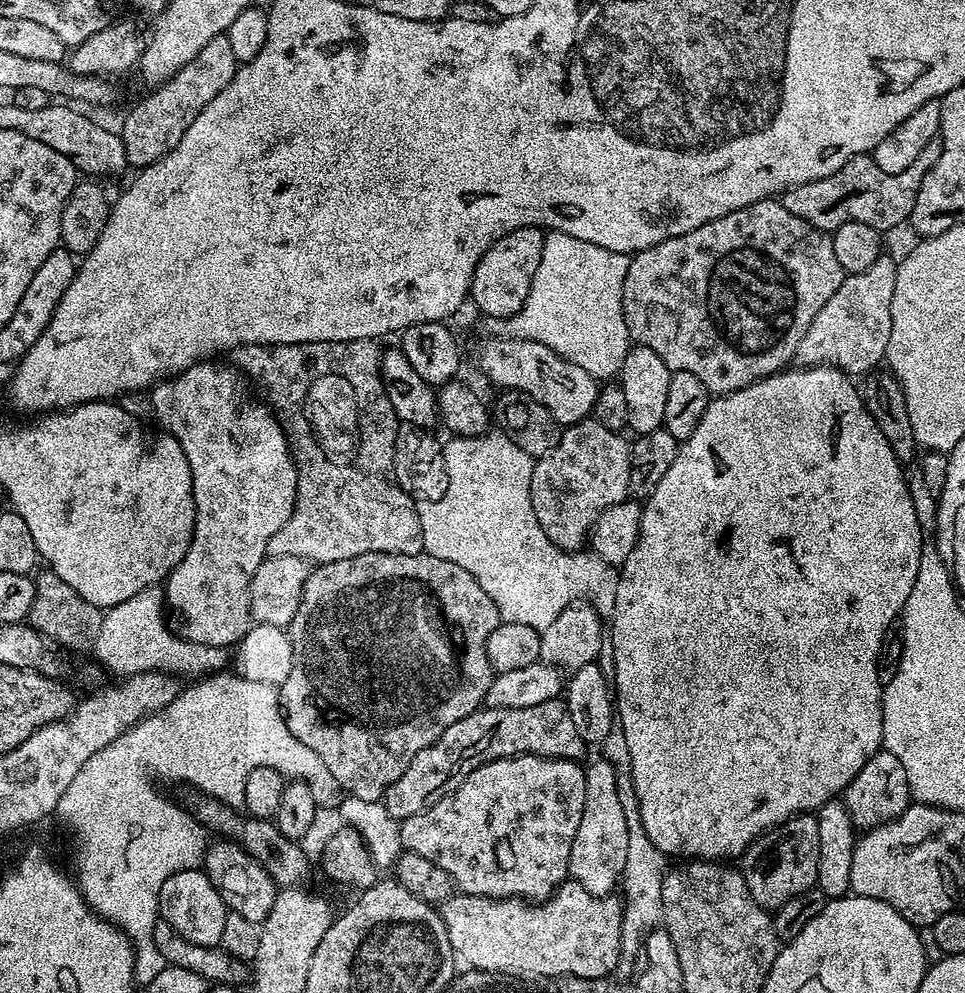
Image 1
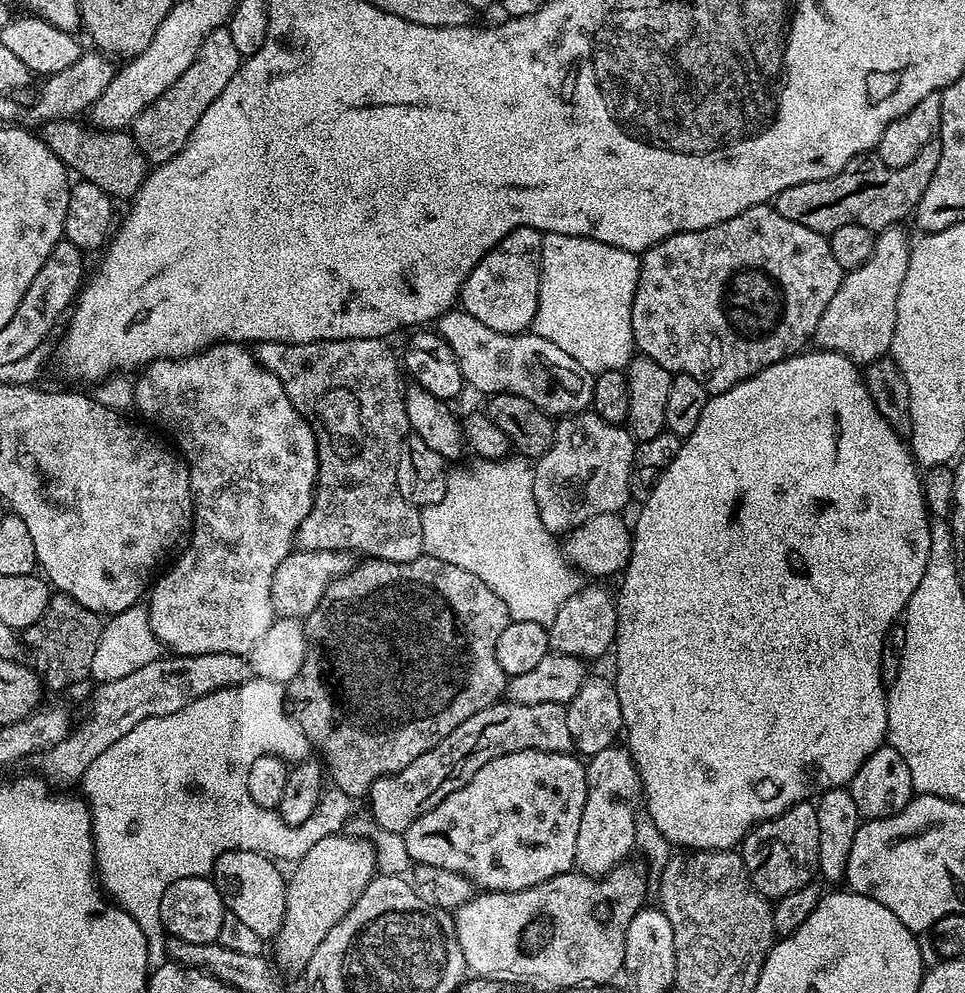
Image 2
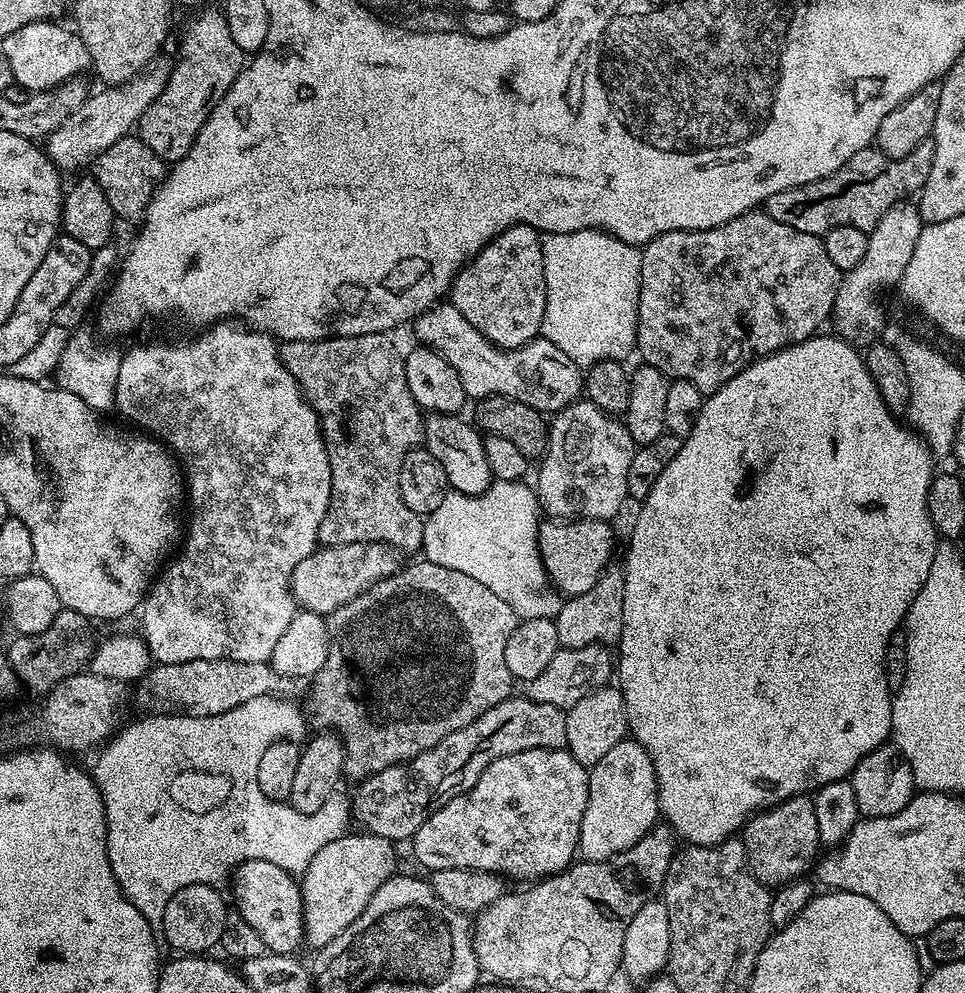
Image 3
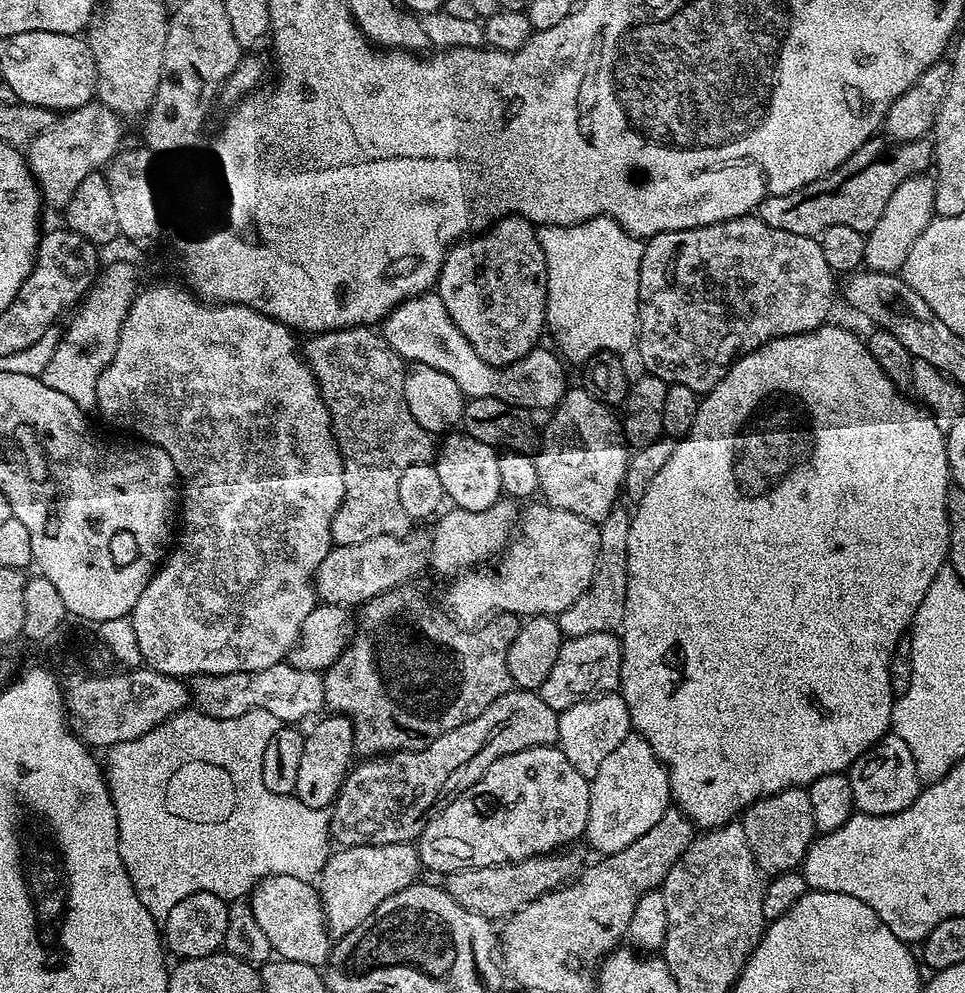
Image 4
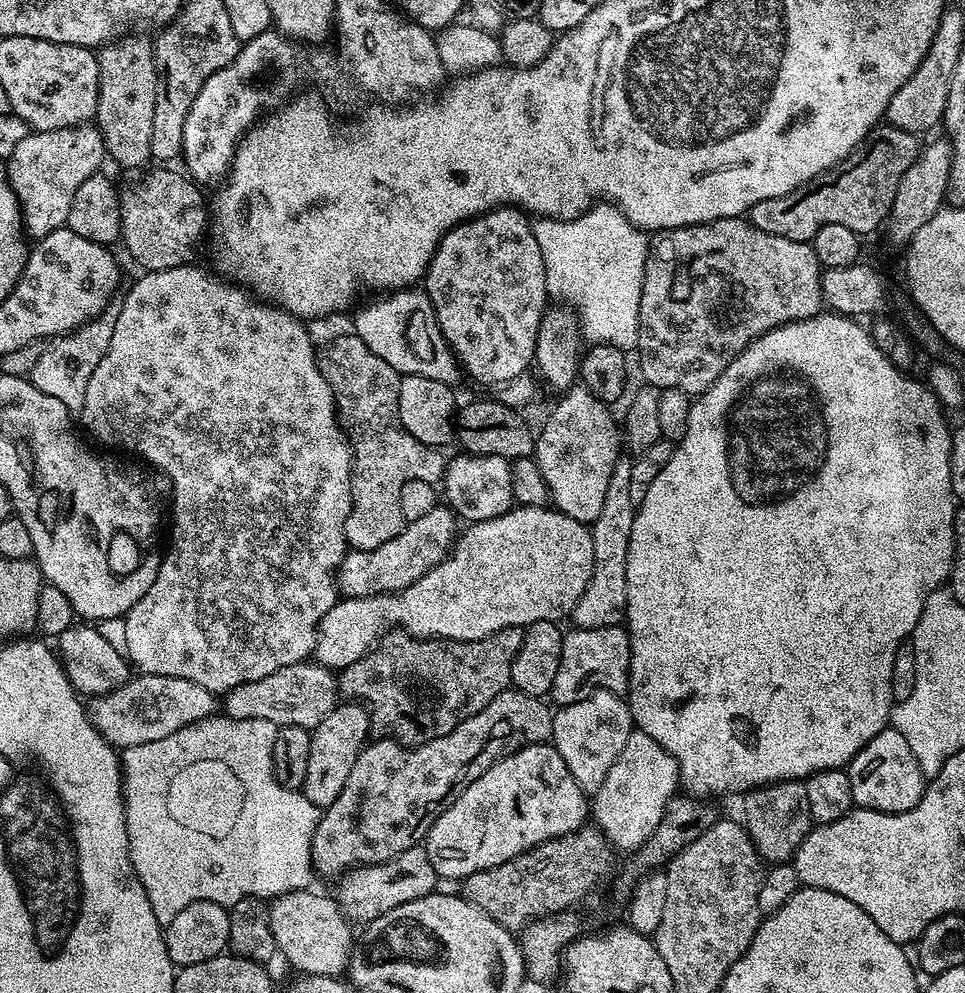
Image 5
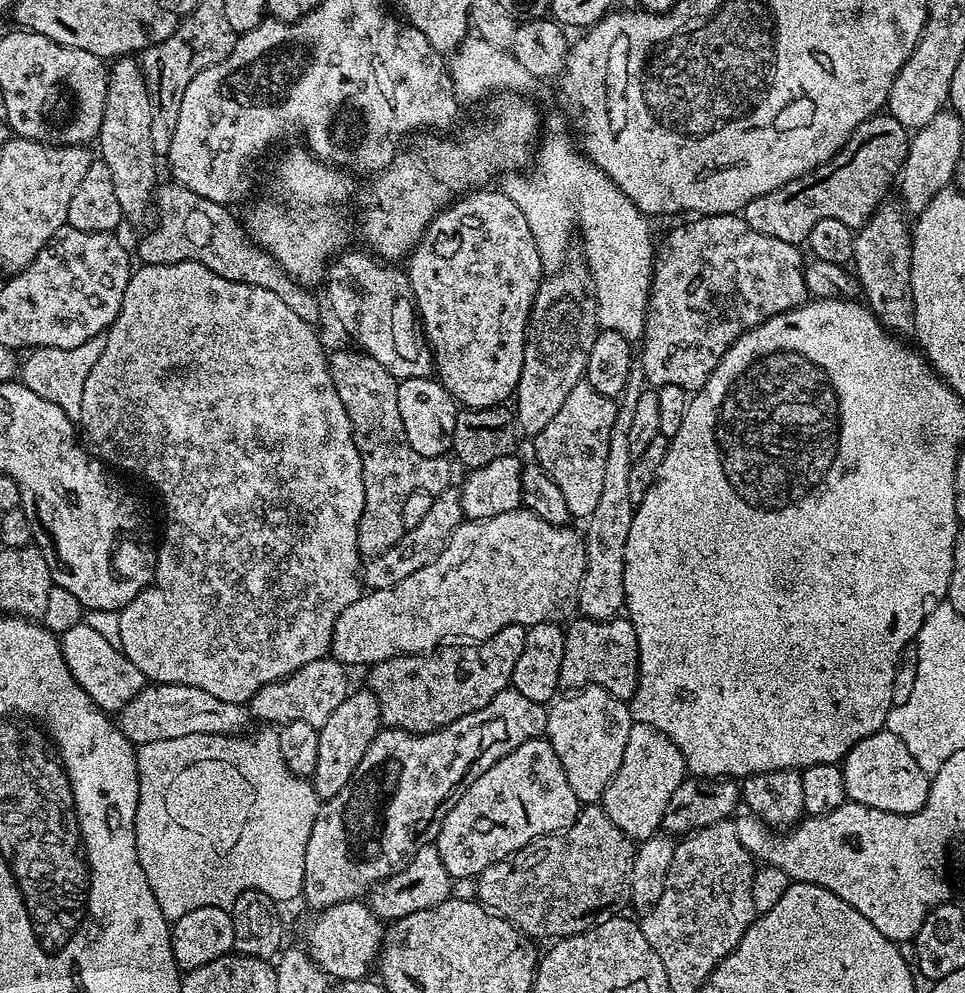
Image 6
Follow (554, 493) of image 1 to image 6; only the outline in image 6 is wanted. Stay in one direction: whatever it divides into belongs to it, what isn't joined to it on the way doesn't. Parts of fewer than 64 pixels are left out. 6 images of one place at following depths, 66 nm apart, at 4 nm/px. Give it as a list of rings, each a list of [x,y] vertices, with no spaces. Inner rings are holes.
[[[582,382],[570,390],[566,402],[558,409],[558,414],[546,422],[546,426],[534,437],[536,444],[535,463],[539,464],[562,490],[566,498],[569,517],[587,521],[598,507],[598,497],[602,495],[602,478],[606,475],[606,454],[610,450],[610,430],[616,421],[616,400],[598,394],[587,382]]]

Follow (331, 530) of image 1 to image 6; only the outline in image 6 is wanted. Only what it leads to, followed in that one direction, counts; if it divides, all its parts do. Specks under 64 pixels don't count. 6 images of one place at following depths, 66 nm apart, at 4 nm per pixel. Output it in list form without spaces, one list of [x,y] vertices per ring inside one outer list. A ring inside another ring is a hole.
[[[344,348],[341,352],[331,353],[328,356],[328,369],[330,370],[330,378],[334,378],[334,390],[338,390],[338,398],[342,398],[342,406],[346,406],[346,414],[350,418],[350,426],[354,434],[354,442],[358,446],[358,454],[363,458],[362,462],[362,478],[364,479],[364,489],[366,490],[366,498],[364,499],[364,509],[362,510],[362,518],[360,525],[358,525],[358,546],[360,547],[361,557],[371,558],[382,554],[386,550],[390,550],[390,546],[394,546],[406,531],[404,523],[402,522],[402,506],[406,506],[406,498],[410,498],[410,494],[415,492],[430,492],[439,494],[449,487],[448,484],[452,480],[452,472],[448,469],[448,456],[435,456],[434,458],[426,458],[422,454],[418,454],[418,450],[414,450],[414,446],[406,443],[406,434],[402,430],[402,414],[398,414],[398,381],[392,377],[390,370],[386,370],[386,366],[381,366],[379,362],[374,362],[374,358],[369,356],[363,350],[355,350],[351,352],[350,349]]]

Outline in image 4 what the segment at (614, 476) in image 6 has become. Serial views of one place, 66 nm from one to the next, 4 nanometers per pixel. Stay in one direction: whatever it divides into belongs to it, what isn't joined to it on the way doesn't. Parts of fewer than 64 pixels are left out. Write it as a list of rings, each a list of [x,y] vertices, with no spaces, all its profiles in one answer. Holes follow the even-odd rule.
[[[623,506],[613,508],[611,514],[600,524],[600,557],[594,570],[590,586],[558,618],[561,632],[565,637],[585,636],[599,632],[619,633],[624,627],[626,614],[626,582],[628,581],[628,535],[632,517]]]

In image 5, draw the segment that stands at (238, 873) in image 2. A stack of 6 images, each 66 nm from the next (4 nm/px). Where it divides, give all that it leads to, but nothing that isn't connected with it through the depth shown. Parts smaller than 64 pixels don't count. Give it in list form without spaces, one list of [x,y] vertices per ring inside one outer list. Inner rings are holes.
[[[312,891],[283,892],[267,905],[276,951],[297,968],[297,973],[343,977],[348,970],[348,959],[354,951],[353,925],[333,897],[331,900],[320,892]]]

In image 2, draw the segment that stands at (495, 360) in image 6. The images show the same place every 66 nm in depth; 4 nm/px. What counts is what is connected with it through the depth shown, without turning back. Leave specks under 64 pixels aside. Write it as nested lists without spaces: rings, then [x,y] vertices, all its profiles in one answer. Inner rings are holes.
[[[515,228],[495,244],[488,253],[470,270],[466,282],[460,291],[459,307],[468,312],[482,326],[490,326],[490,330],[498,330],[503,336],[514,336],[531,329],[532,319],[536,317],[538,294],[540,293],[540,259],[542,258],[542,242],[544,236],[535,228]]]

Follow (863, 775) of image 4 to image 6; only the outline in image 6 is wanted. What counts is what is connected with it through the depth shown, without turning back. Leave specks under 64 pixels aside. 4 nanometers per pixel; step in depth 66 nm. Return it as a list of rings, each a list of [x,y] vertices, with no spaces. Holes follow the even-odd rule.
[[[887,730],[870,734],[870,738],[862,738],[844,757],[842,767],[846,794],[853,804],[909,816],[922,810],[928,797],[930,778],[924,773],[922,766],[914,762],[902,738],[898,738],[898,734],[890,734]]]

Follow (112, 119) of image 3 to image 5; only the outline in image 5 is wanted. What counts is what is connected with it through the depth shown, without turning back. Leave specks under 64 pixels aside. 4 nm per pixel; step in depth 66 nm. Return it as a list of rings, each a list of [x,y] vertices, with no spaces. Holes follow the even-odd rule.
[[[92,122],[49,132],[29,131],[28,136],[14,146],[6,159],[8,181],[20,203],[24,231],[33,241],[67,225],[78,186],[101,171],[103,160],[106,160],[104,135]]]

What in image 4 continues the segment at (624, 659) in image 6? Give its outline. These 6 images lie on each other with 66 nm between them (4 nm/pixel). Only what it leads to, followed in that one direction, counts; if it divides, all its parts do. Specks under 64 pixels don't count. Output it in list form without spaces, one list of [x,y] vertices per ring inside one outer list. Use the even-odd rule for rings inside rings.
[[[599,632],[598,634],[586,634],[585,636],[573,636],[565,639],[564,645],[558,650],[558,659],[546,677],[546,682],[538,690],[538,695],[546,706],[553,708],[555,712],[562,713],[570,706],[574,706],[579,700],[587,700],[589,696],[600,694],[612,694],[620,687],[620,671],[622,670],[622,650],[620,649],[620,636],[615,632]]]

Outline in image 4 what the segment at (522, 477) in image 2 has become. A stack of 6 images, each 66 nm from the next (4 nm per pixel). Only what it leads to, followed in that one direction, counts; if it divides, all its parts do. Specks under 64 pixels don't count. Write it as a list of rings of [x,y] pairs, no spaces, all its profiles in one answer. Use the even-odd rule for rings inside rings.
[[[501,498],[497,504],[490,506],[490,510],[485,512],[471,512],[458,507],[453,507],[451,511],[445,511],[435,521],[436,529],[431,529],[430,532],[432,537],[431,571],[441,572],[444,576],[449,575],[448,577],[463,573],[465,570],[475,569],[488,562],[483,562],[483,560],[488,560],[491,556],[499,557],[508,547],[518,524],[518,504],[511,498]]]

